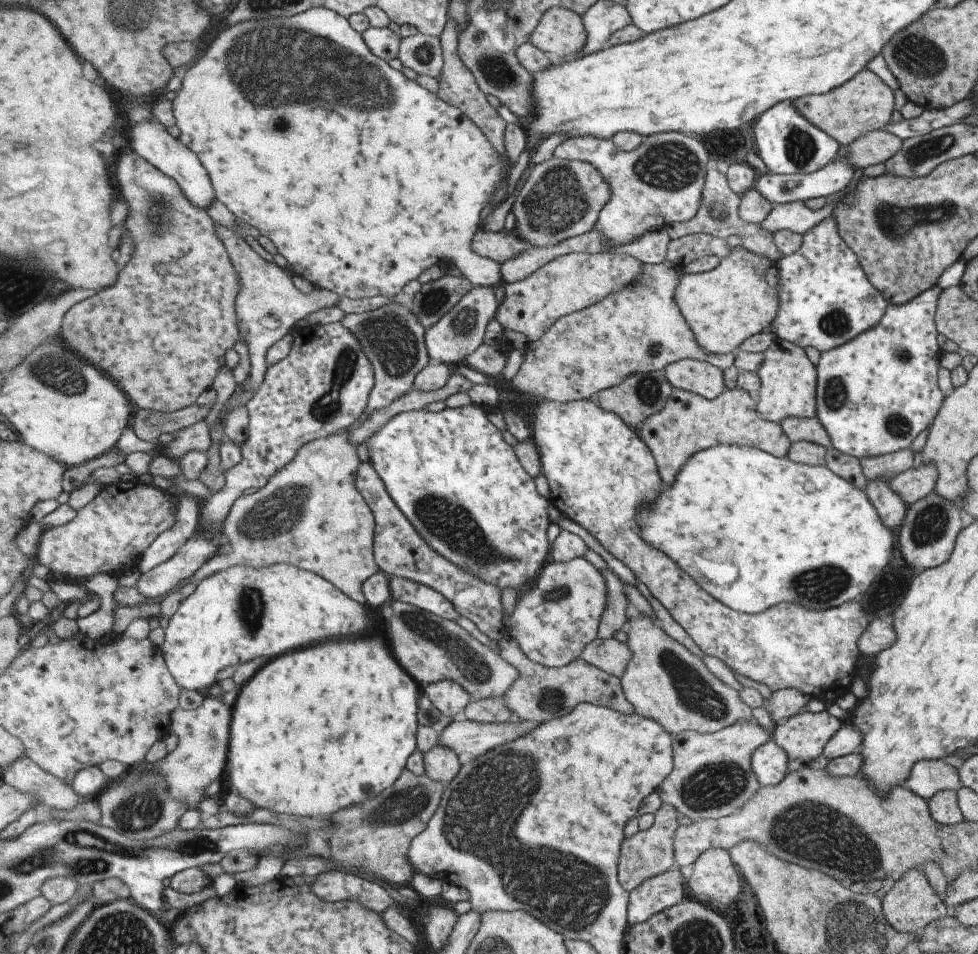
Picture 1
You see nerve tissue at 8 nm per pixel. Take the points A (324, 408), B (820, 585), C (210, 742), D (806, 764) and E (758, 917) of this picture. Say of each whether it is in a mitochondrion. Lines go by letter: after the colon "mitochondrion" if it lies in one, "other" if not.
A: mitochondrion
B: mitochondrion
C: mitochondrion
D: other
E: other

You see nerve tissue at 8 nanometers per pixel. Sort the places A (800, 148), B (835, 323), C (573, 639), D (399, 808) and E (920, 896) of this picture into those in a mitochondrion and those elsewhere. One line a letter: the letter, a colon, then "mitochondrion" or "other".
A: mitochondrion
B: mitochondrion
C: other
D: mitochondrion
E: other

